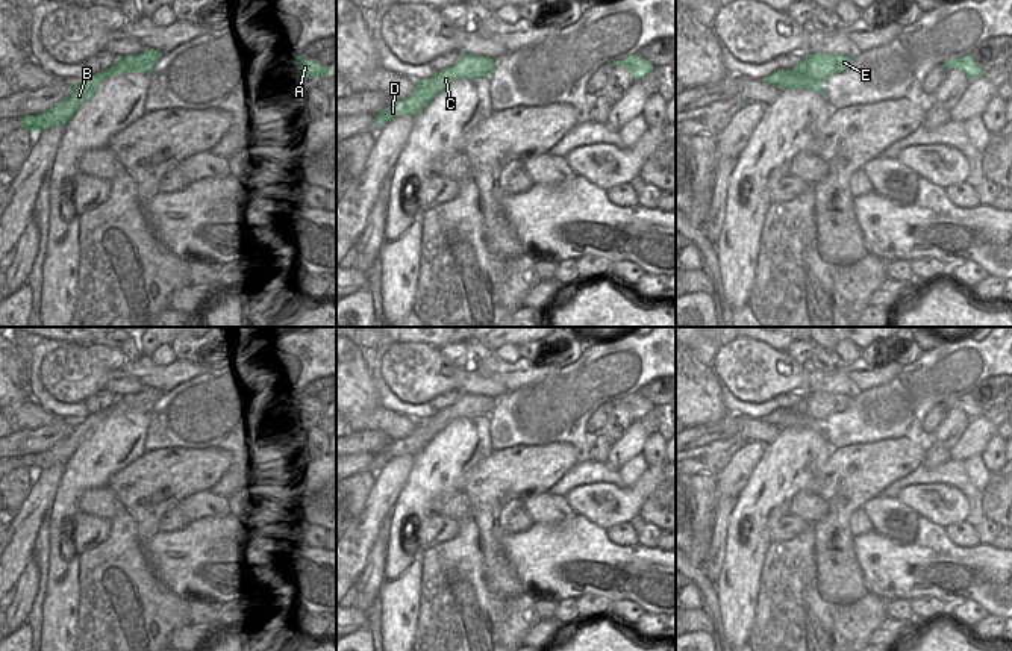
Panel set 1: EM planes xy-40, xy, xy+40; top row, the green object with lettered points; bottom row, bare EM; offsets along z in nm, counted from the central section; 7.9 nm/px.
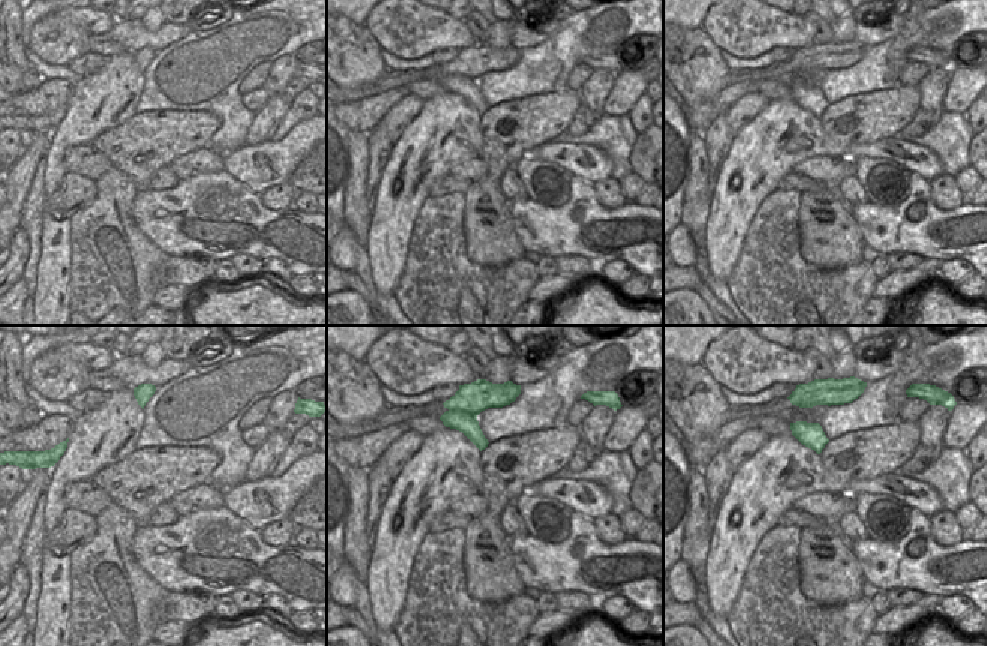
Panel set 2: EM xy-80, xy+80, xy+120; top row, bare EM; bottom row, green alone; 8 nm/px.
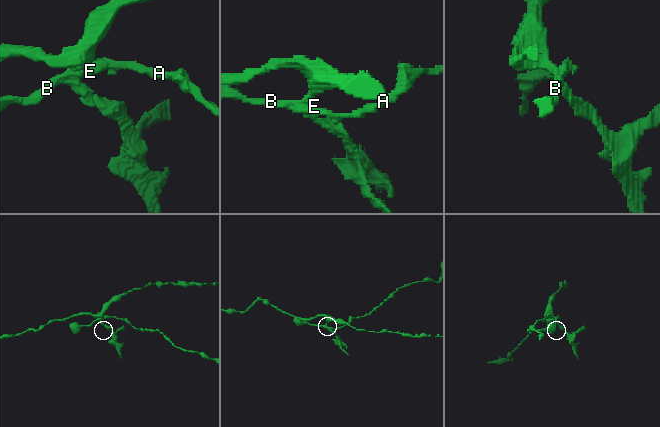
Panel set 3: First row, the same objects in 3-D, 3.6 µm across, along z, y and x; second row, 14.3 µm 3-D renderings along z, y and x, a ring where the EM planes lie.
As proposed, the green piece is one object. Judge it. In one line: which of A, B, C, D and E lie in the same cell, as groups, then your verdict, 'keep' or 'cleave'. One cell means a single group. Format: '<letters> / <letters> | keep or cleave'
A E / B C D | cleave

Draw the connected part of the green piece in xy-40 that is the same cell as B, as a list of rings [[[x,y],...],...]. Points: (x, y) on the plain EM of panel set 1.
[[[148,388],[147,391],[139,394],[120,395],[120,398],[106,410],[89,413],[85,419],[76,421],[70,433],[64,439],[52,445],[48,450],[39,454],[23,454],[20,457],[21,466],[33,472],[56,465],[65,466],[67,460],[77,451],[77,448],[85,441],[88,441],[95,433],[98,425],[106,418],[118,416],[124,412],[142,412],[150,415],[159,395],[161,391],[155,388]]]

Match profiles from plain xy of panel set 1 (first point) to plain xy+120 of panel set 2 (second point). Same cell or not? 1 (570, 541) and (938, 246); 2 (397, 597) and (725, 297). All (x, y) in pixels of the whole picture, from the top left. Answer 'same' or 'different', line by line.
1: same
2: different

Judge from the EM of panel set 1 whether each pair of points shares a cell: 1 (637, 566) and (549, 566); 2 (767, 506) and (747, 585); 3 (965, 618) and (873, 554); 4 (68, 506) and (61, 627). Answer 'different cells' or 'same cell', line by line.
1: same cell
2: same cell
3: different cells
4: same cell

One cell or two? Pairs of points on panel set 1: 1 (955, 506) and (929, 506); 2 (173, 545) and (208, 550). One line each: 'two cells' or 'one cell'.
1: one cell
2: one cell

